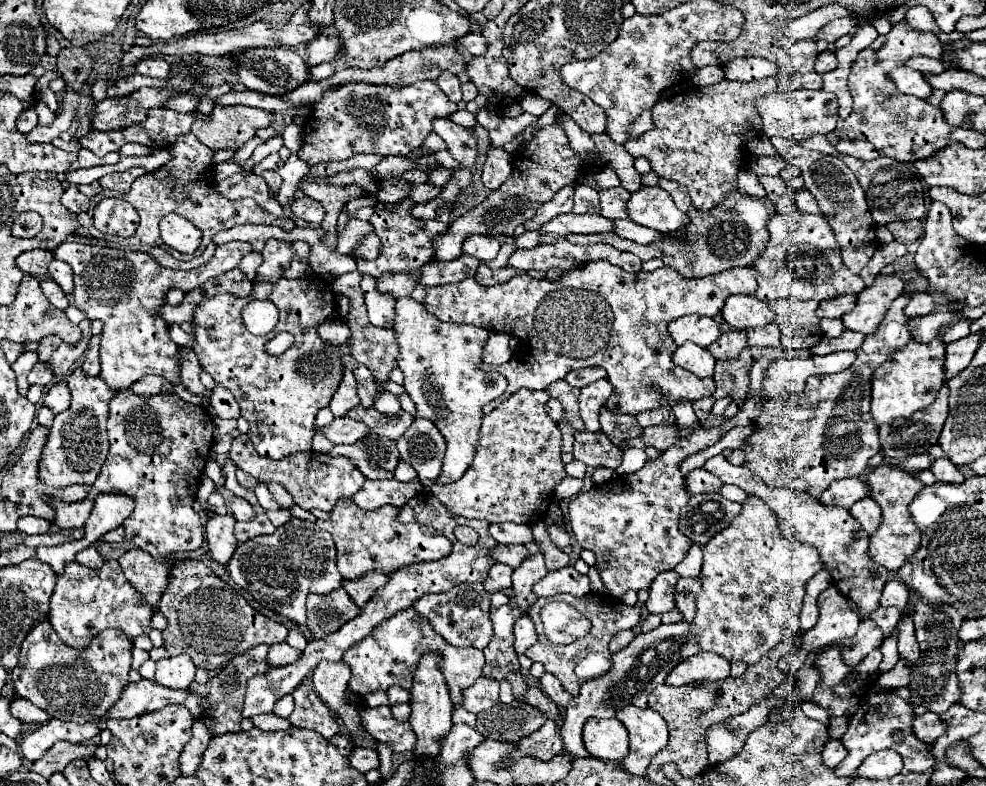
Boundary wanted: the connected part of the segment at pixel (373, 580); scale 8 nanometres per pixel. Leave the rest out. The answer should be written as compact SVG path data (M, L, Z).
M366 572L364 576L360 578L354 578L354 580L344 580L342 582L342 588L350 594L350 598L356 602L358 608L362 608L370 598L372 594L384 586L384 582L388 582L388 576L384 574L378 574L378 572Z

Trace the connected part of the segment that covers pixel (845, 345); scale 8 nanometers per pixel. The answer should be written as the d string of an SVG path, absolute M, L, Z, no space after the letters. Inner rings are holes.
M844 330L838 338L834 340L826 340L822 338L812 350L814 354L826 354L828 352L840 352L840 350L858 350L864 342L864 334L858 334L858 332L852 332L852 330Z

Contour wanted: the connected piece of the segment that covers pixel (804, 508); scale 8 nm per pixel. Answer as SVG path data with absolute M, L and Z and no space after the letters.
M724 456L710 458L704 464L704 468L716 474L722 482L736 484L744 492L750 492L762 498L764 504L776 514L784 538L814 546L822 558L824 570L830 572L834 584L838 584L840 592L858 606L862 616L874 612L880 606L882 588L888 582L888 570L870 560L870 556L866 554L868 534L862 530L862 526L858 526L858 522L854 522L854 518L850 518L850 512L846 508L822 506L810 494L800 492L800 490L768 488L756 474L752 474L752 470L748 470L746 466L734 466Z

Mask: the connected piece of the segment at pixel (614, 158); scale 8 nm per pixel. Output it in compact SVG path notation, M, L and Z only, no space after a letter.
M594 134L592 136L598 148L598 158L602 166L612 166L620 178L620 186L628 192L642 188L642 178L634 168L634 158L624 150L624 146L614 144L608 134Z

